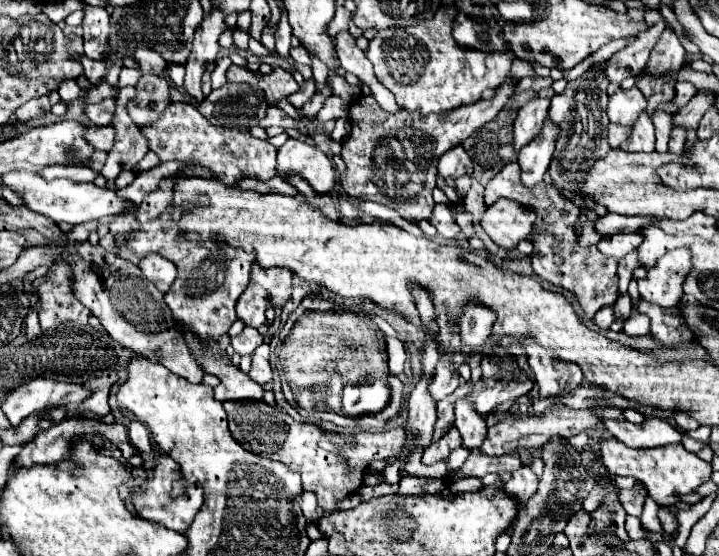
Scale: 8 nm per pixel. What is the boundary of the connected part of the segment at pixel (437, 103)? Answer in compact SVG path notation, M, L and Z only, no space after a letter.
M440 7L434 19L430 23L422 21L410 27L390 27L386 31L378 31L378 35L370 41L370 47L366 51L366 57L374 65L374 75L376 79L394 93L396 103L406 109L406 111L418 111L422 115L430 113L446 113L452 109L458 109L468 103L476 103L482 99L484 89L498 87L502 85L502 79L508 77L510 65L514 61L512 53L480 53L480 51L470 51L462 49L456 45L452 37L452 23L456 17L454 7Z

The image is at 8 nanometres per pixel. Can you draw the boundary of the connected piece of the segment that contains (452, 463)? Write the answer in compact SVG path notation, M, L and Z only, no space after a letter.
M460 446L449 455L447 459L448 470L456 470L460 468L470 455L470 450Z

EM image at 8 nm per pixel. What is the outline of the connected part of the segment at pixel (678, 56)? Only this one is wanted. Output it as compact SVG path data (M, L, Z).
M666 27L660 41L650 53L650 61L644 71L654 77L664 77L668 71L679 71L685 64L686 51L678 39L678 35Z

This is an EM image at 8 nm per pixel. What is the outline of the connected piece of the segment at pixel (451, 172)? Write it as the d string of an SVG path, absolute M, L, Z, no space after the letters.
M462 145L446 151L446 155L442 155L438 159L438 173L442 177L454 177L456 179L460 175L472 175L472 169L474 169L474 163Z

